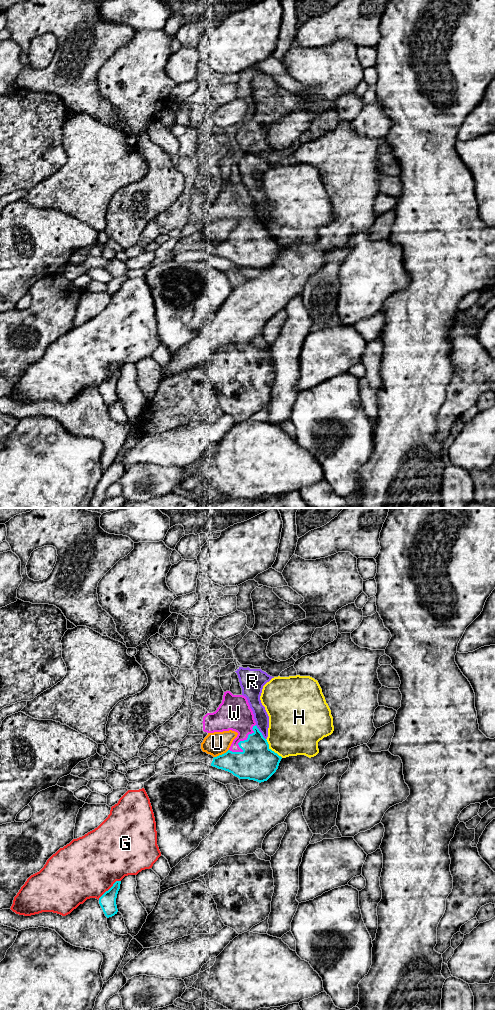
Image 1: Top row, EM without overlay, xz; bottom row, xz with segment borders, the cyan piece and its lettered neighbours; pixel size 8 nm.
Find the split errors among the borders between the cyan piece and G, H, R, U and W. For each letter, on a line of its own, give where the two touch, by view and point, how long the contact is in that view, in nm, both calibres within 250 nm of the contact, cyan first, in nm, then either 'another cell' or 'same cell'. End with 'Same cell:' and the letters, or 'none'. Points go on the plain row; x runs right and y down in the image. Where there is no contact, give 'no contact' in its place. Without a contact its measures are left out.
G: xz (110, 376) | 240 nm | 140/480 nm | another cell
H: xz (271, 238) | 200 nm | 300/420 nm | another cell
R: xz (260, 220) | 150 nm | 300/120 nm | another cell
U: xz (222, 242) | 140 nm | 240/190 nm | another cell
W: xz (240, 229) | 300 nm | 300/280 nm | same cell
Same cell: W

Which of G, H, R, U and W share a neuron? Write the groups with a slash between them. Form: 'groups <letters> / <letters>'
groups G / H / R / U / W

